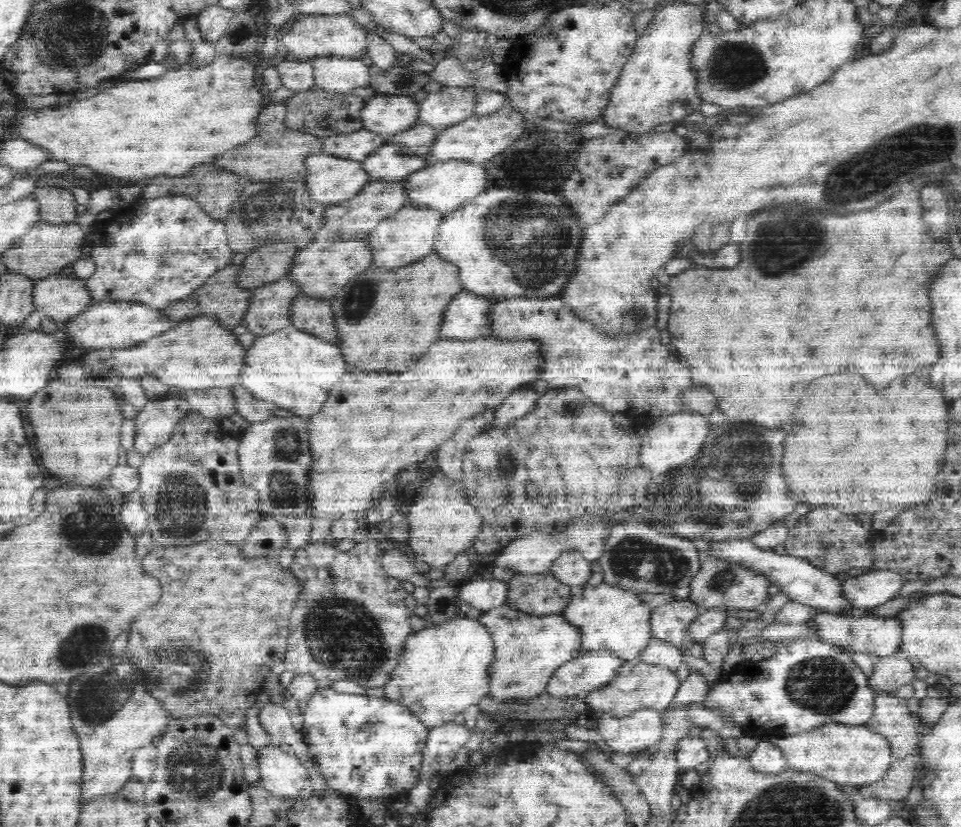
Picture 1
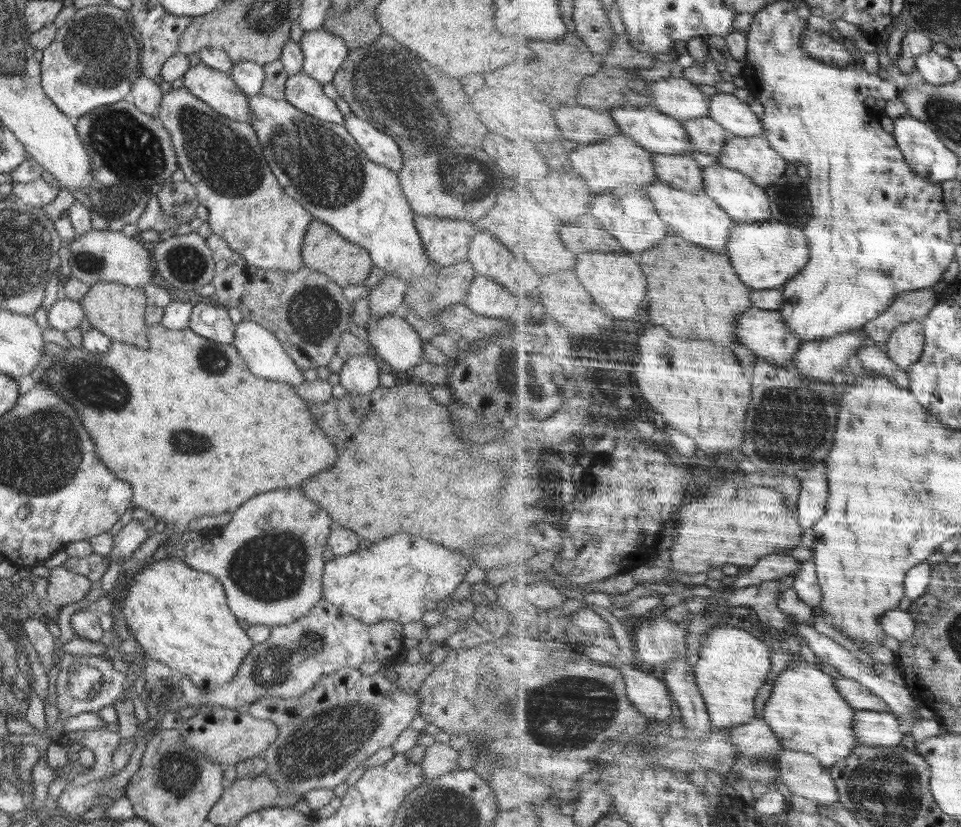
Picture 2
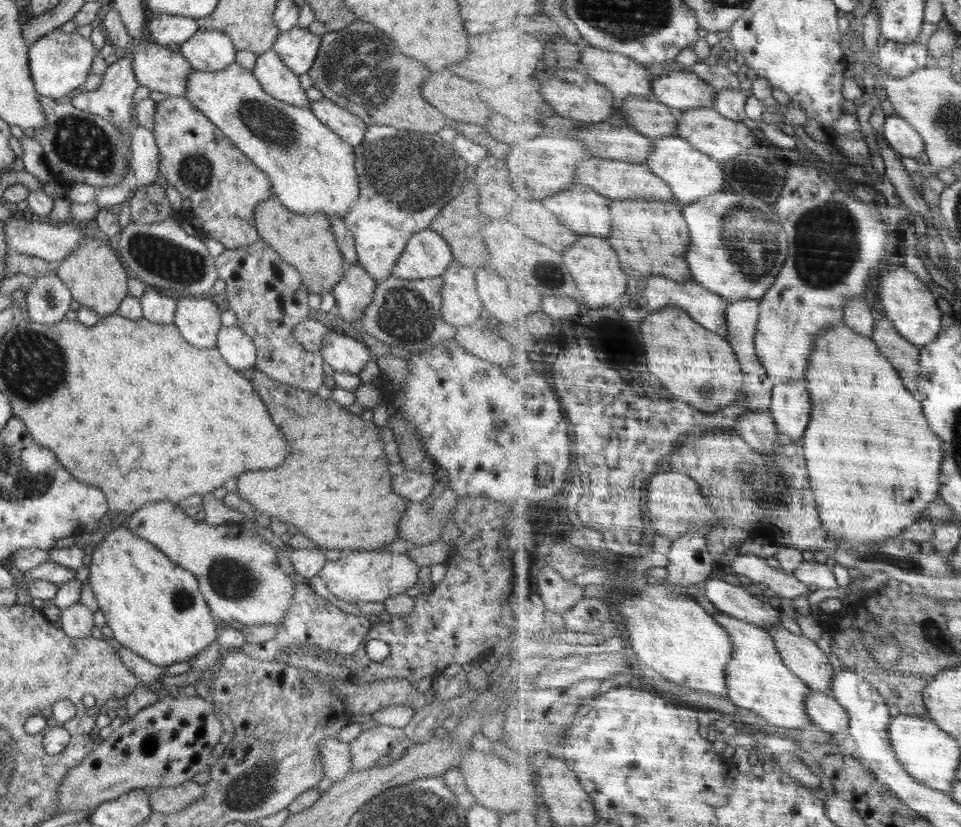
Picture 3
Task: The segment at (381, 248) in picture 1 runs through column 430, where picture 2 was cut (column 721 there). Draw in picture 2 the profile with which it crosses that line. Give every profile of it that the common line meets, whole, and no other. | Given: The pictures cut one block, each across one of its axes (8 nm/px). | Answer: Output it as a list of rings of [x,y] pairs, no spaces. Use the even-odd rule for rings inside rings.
[[[661,179],[645,188],[649,197],[656,203],[661,217],[669,222],[676,234],[690,242],[702,244],[707,249],[728,255],[728,241],[731,239],[732,229],[738,224],[738,221],[734,220],[714,198],[707,193],[694,194],[684,189],[674,188],[670,183]]]

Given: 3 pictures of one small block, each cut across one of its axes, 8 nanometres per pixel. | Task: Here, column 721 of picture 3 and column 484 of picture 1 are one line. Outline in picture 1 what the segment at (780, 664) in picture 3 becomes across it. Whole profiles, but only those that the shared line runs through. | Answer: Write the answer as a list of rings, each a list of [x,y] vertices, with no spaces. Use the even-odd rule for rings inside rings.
[[[506,602],[485,611],[480,616],[480,621],[490,627],[497,642],[489,694],[498,700],[517,701],[540,694],[546,690],[554,672],[582,651],[582,627],[566,619],[563,611],[530,613]]]

